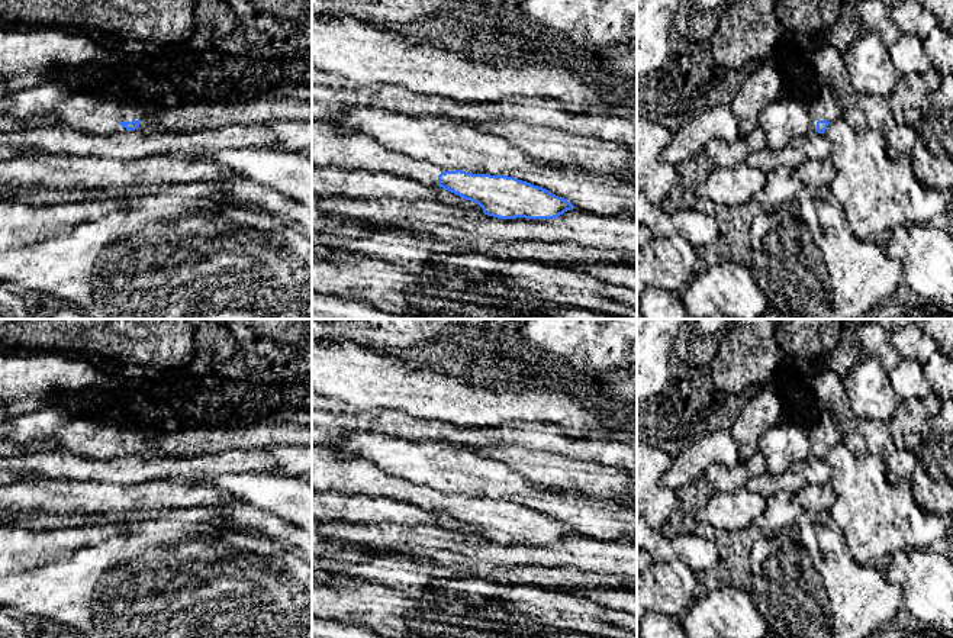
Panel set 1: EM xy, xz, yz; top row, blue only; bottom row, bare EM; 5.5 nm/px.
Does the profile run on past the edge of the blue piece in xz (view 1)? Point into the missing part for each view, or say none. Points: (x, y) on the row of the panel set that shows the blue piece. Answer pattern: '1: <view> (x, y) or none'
1: xz (329, 145)

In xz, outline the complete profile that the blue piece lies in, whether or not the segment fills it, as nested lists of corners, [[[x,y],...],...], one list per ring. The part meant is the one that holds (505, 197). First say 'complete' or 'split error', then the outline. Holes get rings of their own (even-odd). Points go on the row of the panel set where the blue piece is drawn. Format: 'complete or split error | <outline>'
split error | [[[316,120],[312,122],[312,167],[326,165],[347,171],[389,173],[424,186],[440,186],[498,219],[554,219],[574,207],[566,199],[515,177],[441,168],[389,151],[368,135],[350,133],[326,120]]]

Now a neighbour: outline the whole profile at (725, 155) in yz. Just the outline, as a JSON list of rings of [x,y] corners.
[[[757,126],[750,135],[746,138],[740,136],[733,145],[714,139],[706,145],[705,152],[709,155],[715,167],[734,168],[746,162],[748,154],[762,151],[766,146],[766,133]]]

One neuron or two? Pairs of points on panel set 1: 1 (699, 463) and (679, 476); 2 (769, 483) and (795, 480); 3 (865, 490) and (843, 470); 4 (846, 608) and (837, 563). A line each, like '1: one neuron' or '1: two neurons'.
1: one neuron
2: one neuron
3: one neuron
4: one neuron

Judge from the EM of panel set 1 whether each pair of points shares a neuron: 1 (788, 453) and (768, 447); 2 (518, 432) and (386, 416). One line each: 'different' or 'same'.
1: same
2: same

